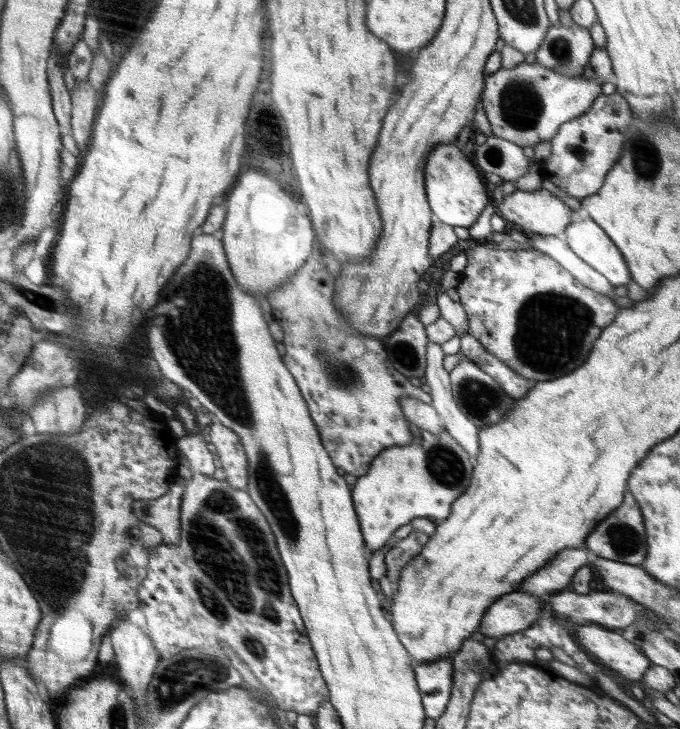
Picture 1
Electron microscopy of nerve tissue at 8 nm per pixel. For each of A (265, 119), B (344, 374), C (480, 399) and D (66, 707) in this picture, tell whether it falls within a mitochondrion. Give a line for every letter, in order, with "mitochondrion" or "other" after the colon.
A: other
B: mitochondrion
C: mitochondrion
D: other

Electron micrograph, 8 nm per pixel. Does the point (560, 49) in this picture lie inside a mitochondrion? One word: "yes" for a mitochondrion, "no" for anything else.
yes

